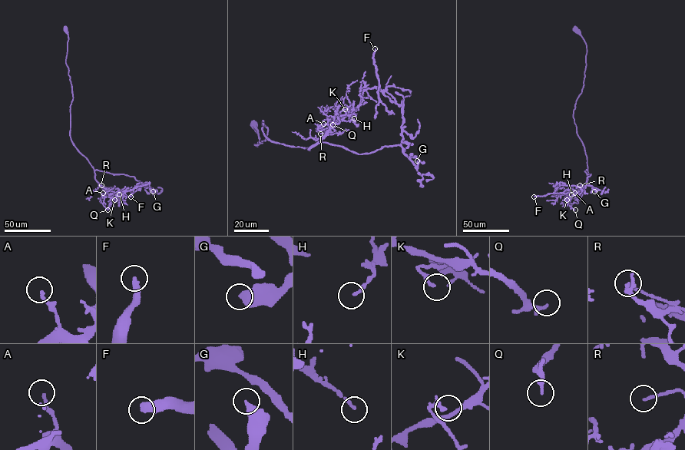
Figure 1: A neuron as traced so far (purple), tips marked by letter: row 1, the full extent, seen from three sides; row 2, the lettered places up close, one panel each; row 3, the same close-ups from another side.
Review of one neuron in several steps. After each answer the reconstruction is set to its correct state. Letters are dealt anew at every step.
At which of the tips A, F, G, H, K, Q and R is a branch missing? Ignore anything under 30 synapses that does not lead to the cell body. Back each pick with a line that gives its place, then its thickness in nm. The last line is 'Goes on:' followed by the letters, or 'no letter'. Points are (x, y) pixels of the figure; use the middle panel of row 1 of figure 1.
Goes on: no letter

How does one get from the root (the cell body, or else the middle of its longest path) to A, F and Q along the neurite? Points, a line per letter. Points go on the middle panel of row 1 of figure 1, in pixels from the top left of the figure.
A: (252, 125), (257, 146), (267, 134), (263, 121), (270, 140), (309, 149), (325, 134), (329, 126), (323, 124)
F: (252, 125), (257, 146), (263, 121), (270, 140), (309, 149), (365, 90), (380, 90), (375, 48)
Q: (252, 125), (257, 146), (267, 134), (263, 121), (270, 140), (309, 149), (337, 120), (337, 111), (332, 124)

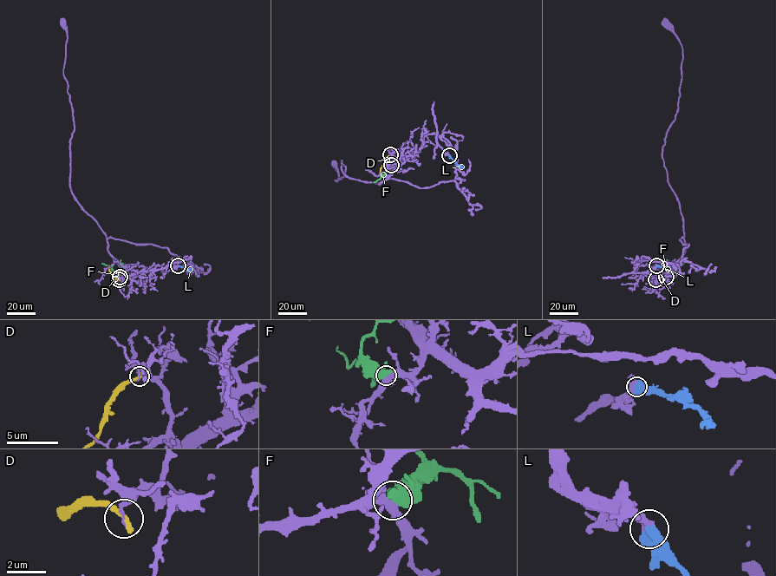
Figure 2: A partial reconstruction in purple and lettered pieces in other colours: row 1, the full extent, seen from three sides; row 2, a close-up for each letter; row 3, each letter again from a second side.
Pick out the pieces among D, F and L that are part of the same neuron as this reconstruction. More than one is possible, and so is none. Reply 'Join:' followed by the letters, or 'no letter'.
Join: L

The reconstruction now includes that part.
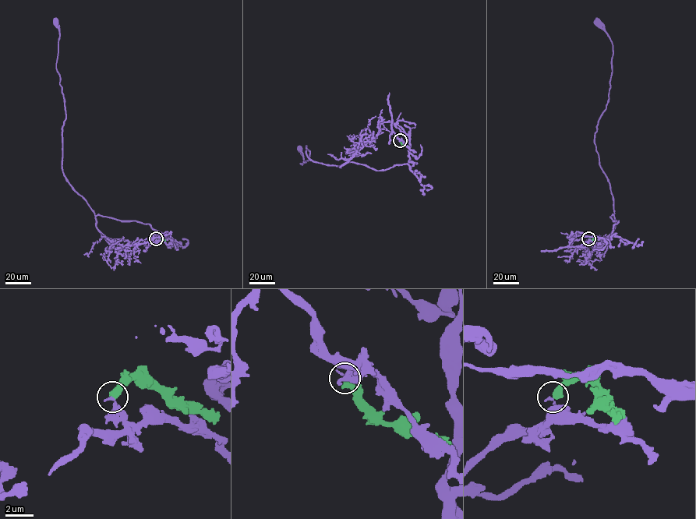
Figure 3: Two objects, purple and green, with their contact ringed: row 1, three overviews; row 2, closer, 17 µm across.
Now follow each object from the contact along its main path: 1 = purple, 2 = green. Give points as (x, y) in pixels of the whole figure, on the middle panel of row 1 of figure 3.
1: (400, 141), (392, 121), (383, 122), (340, 167), (312, 160), (306, 146), (302, 164), (298, 149)
2: (400, 141), (409, 146)

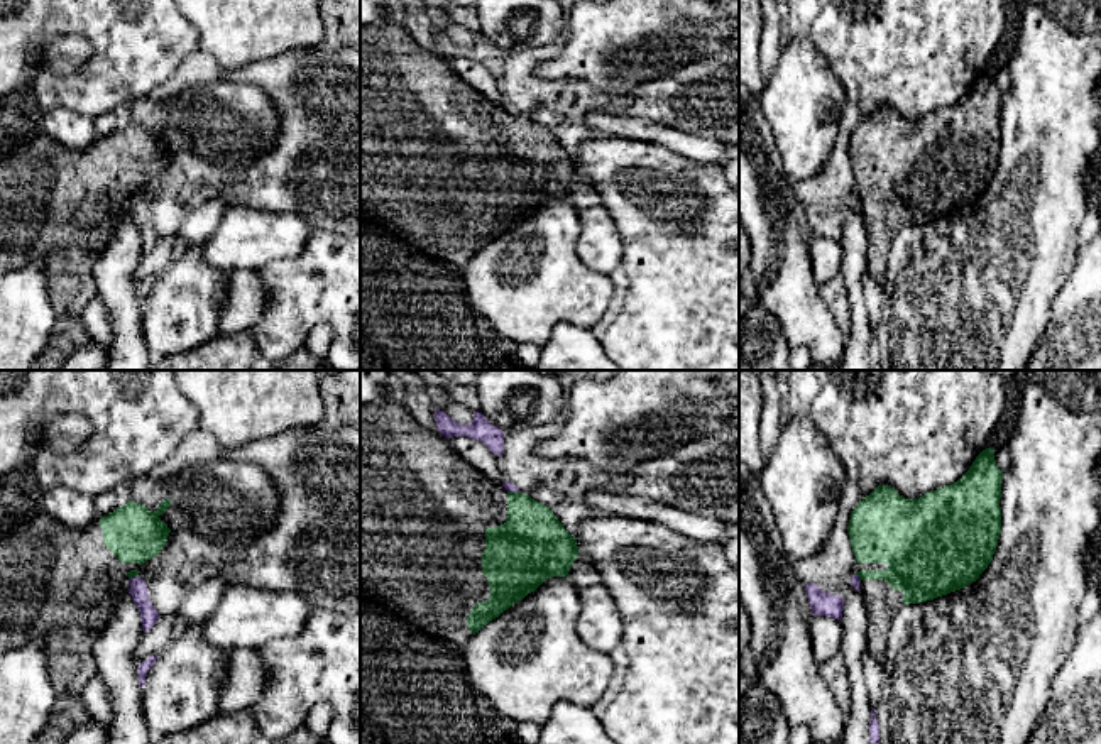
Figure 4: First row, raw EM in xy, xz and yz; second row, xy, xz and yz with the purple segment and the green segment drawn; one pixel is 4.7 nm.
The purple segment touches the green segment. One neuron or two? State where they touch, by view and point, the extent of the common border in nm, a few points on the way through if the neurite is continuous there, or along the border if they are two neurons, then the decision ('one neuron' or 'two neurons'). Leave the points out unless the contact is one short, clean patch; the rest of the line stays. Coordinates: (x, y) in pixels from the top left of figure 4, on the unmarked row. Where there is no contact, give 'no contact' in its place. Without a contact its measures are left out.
xz (514, 112) | 60 nm | along xz (508, 112), (520, 114) | two neurons

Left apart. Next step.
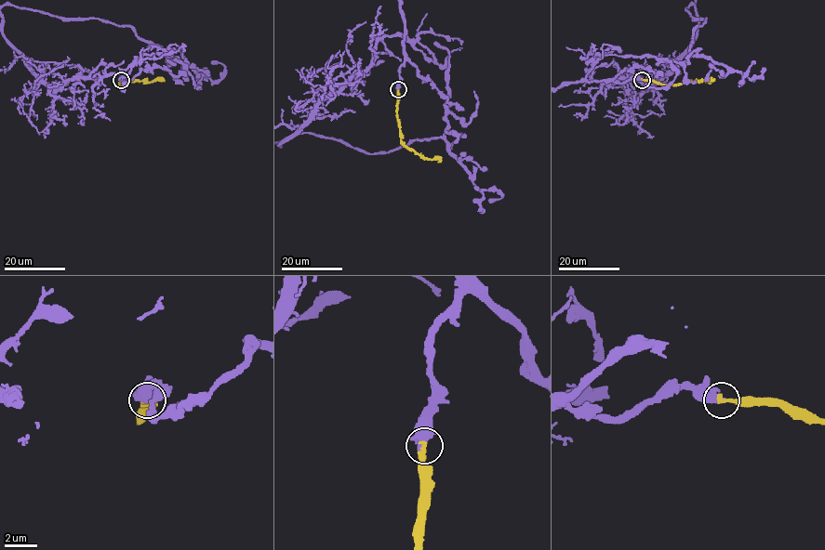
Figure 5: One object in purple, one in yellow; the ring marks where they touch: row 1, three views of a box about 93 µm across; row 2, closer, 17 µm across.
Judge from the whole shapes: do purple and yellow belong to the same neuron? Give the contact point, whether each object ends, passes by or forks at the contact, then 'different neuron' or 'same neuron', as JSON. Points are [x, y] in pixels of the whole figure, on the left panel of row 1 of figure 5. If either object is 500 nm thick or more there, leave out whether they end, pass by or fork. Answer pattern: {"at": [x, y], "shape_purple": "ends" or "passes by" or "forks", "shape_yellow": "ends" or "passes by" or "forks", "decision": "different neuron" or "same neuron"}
{"at": [121, 80], "decision": "same neuron"}

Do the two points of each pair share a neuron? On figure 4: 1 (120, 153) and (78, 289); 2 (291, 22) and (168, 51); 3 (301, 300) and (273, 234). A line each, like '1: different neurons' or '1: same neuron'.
1: same neuron
2: different neurons
3: different neurons

